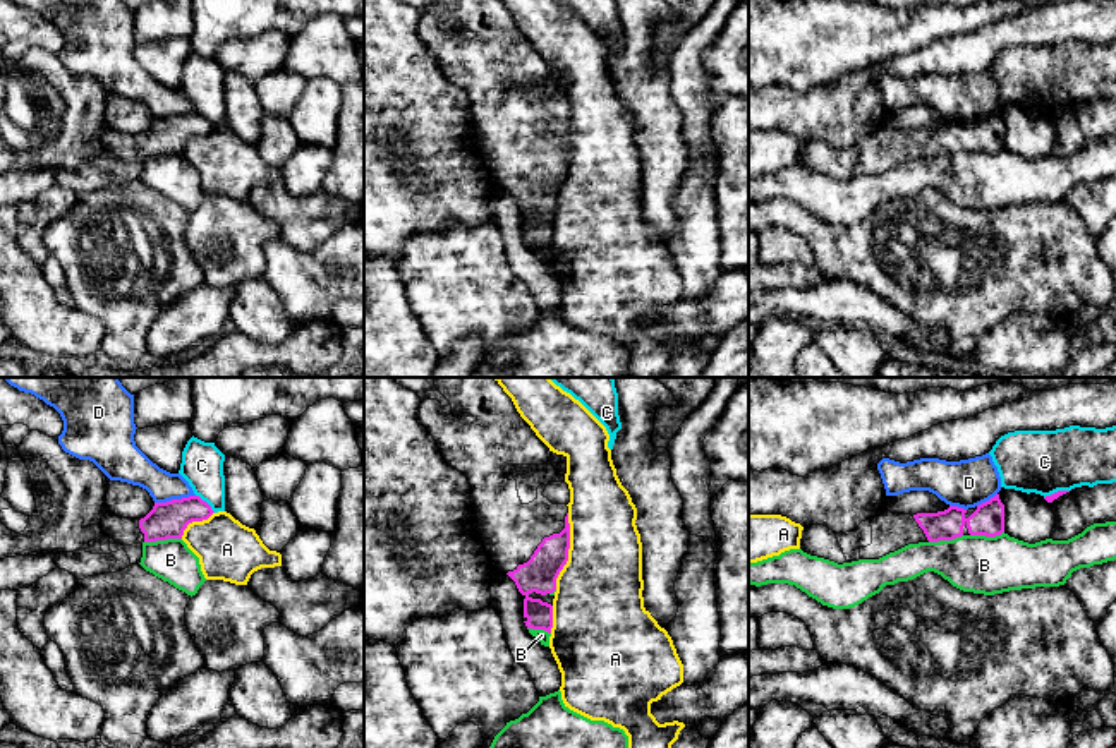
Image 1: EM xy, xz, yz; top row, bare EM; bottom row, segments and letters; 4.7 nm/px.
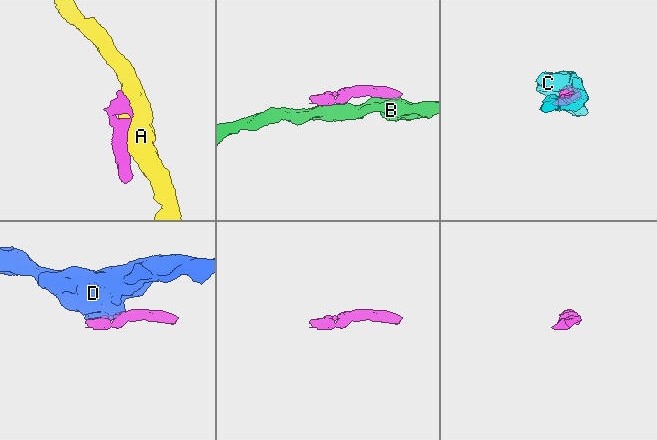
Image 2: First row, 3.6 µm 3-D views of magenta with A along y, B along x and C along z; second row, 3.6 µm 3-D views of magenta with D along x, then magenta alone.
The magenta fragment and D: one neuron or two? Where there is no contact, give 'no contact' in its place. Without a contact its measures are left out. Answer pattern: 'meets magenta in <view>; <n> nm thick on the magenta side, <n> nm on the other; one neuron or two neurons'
meets magenta in xy; 180 nm thick on the magenta side, 160 nm on the other; two neurons

